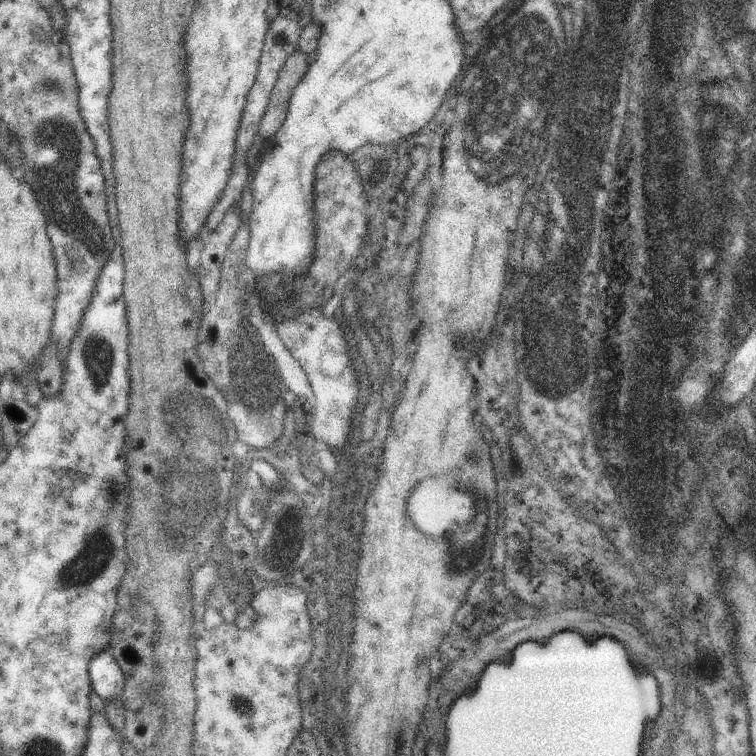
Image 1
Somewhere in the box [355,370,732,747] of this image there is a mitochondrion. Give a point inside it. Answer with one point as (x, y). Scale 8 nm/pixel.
(653, 631)

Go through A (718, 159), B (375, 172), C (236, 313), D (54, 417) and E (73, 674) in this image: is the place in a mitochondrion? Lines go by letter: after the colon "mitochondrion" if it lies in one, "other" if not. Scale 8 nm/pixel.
A: mitochondrion
B: mitochondrion
C: mitochondrion
D: other
E: other

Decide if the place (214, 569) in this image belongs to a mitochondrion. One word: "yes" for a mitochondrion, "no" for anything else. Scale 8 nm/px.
no

